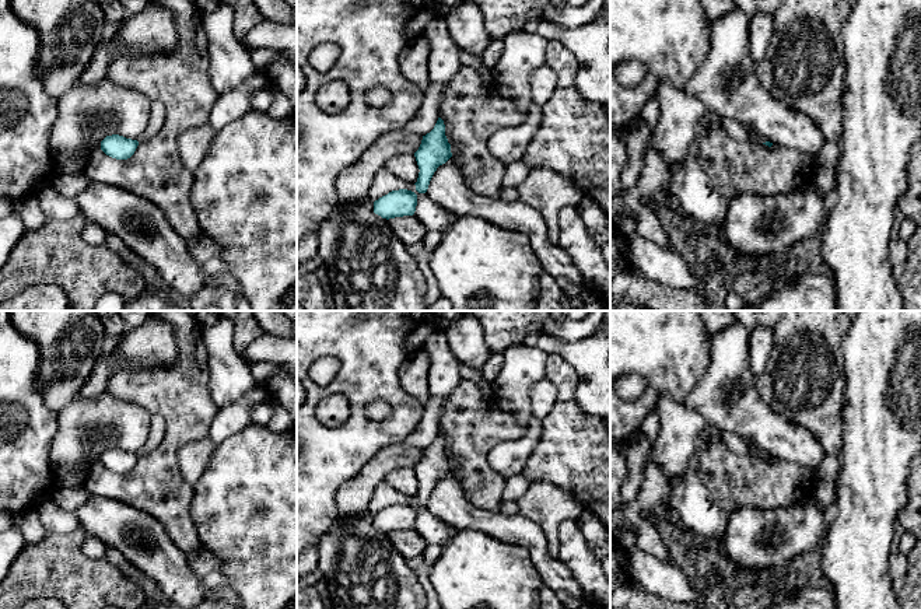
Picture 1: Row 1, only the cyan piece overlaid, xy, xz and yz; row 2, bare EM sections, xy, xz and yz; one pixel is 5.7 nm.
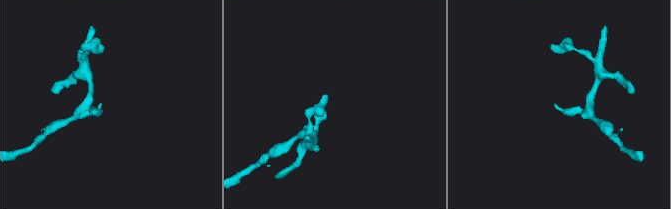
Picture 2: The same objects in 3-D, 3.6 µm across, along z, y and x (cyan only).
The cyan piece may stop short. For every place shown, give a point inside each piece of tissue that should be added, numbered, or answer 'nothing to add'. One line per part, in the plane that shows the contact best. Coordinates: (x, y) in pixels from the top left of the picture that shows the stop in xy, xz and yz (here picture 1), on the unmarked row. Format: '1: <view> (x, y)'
nothing to add

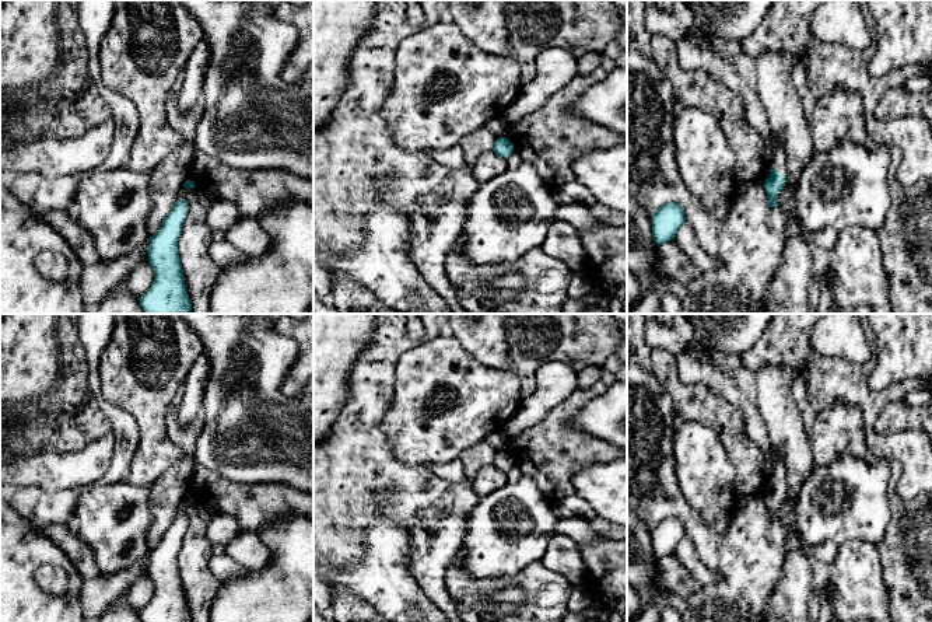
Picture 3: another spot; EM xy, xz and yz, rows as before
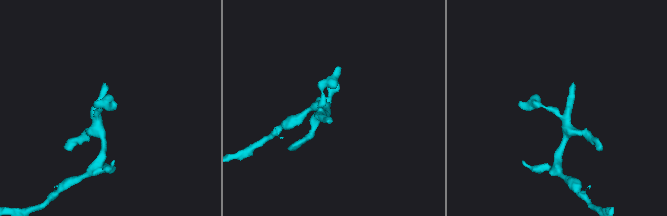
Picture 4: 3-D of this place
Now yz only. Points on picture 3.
1: yz (778, 467)

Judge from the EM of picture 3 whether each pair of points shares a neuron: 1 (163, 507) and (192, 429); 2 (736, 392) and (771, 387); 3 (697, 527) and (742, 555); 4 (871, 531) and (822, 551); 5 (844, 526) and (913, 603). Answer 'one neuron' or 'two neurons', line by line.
1: one neuron
2: two neurons
3: one neuron
4: two neurons
5: two neurons

